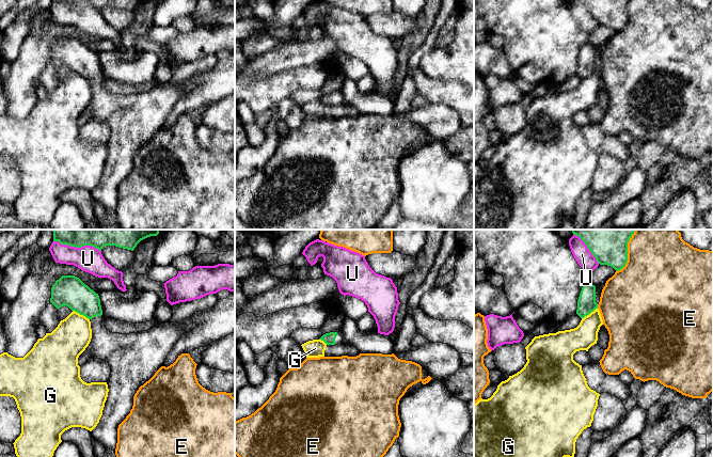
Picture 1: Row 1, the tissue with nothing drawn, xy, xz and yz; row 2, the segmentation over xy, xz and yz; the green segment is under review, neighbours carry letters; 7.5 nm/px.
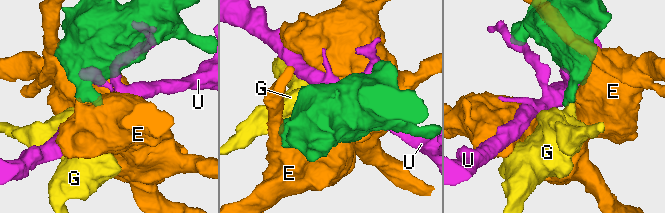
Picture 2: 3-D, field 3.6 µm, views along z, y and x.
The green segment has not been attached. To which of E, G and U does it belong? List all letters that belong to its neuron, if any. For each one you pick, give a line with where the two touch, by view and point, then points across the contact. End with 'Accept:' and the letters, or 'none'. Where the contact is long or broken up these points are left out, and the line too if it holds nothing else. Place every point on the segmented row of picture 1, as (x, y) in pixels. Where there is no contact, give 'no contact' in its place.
Accept: none

